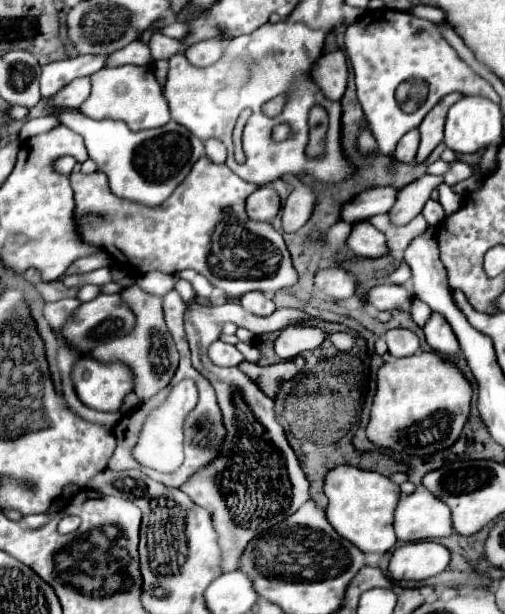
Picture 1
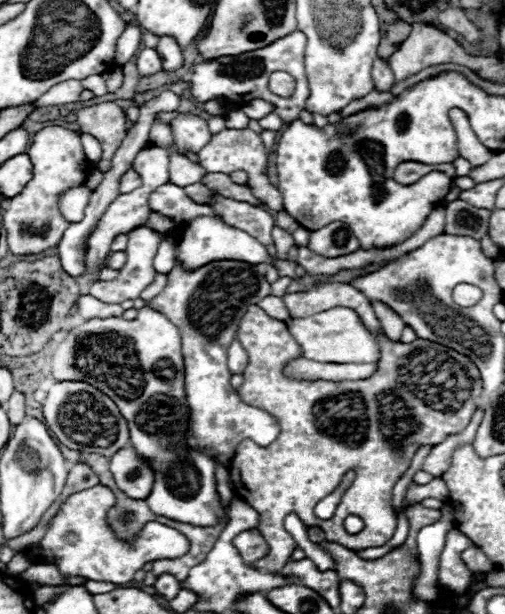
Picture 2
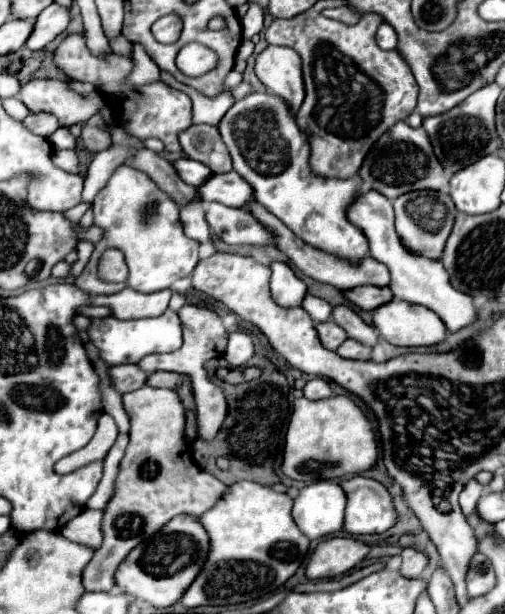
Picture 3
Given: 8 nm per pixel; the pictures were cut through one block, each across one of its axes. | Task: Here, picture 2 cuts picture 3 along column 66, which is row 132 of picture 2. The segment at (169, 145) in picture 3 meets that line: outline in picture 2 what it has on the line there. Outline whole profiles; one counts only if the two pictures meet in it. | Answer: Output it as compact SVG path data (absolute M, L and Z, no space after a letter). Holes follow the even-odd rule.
M46 126L38 130L30 138L30 146L26 154L30 156L34 166L32 180L18 196L10 200L10 206L4 212L6 240L8 240L10 254L14 256L42 254L60 242L64 230L68 228L68 222L64 220L58 208L60 196L72 186L82 186L90 172L90 162L82 150L80 136L62 126Z

